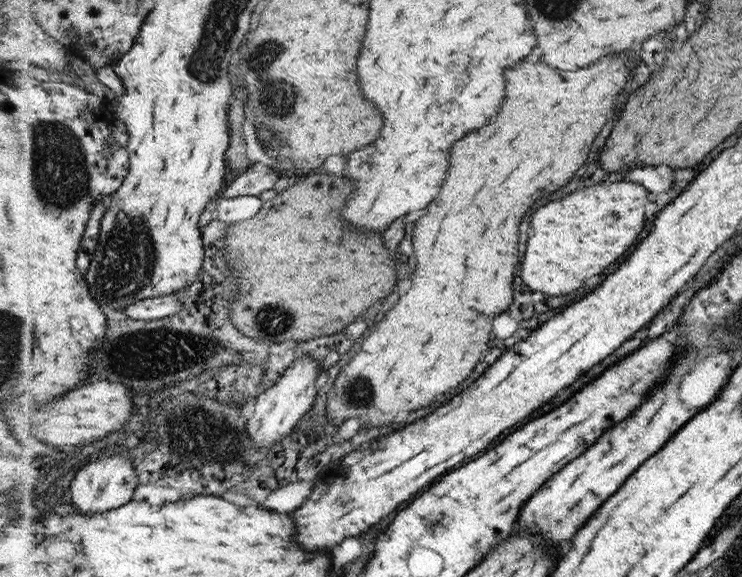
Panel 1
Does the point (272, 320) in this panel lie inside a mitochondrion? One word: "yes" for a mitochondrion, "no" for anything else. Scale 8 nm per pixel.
yes

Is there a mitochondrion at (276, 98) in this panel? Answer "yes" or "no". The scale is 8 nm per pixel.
yes

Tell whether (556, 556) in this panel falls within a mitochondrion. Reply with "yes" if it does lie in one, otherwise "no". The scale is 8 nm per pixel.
no

